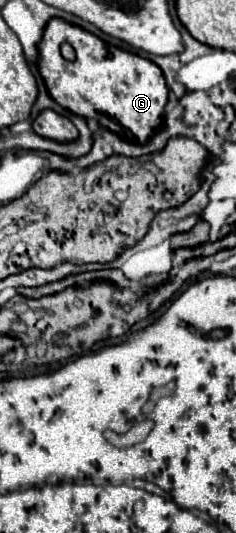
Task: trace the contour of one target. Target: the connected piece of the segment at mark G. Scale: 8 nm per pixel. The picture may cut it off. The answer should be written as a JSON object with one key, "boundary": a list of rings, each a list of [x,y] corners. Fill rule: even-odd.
{"boundary":[[[52,18],[44,30],[42,40],[38,42],[36,64],[48,94],[62,108],[74,112],[76,116],[98,120],[100,126],[116,132],[128,142],[144,144],[162,122],[164,106],[168,100],[168,86],[162,70],[138,54],[116,46],[108,48],[102,38],[80,26],[68,24],[62,18]],[[62,42],[70,42],[74,46],[74,62],[62,58]]]}

